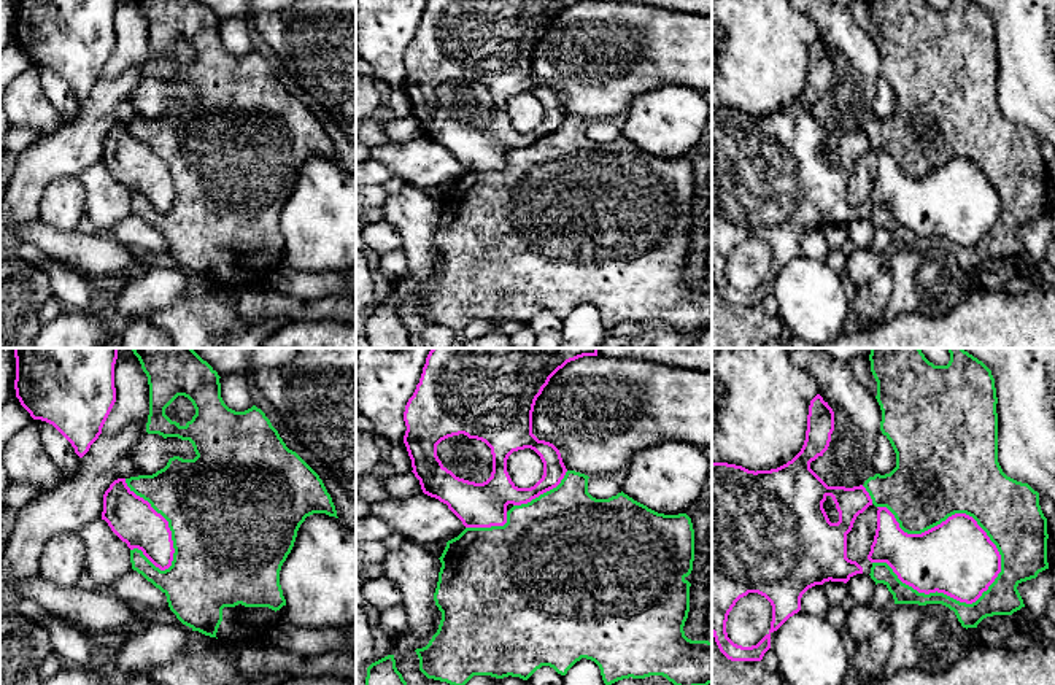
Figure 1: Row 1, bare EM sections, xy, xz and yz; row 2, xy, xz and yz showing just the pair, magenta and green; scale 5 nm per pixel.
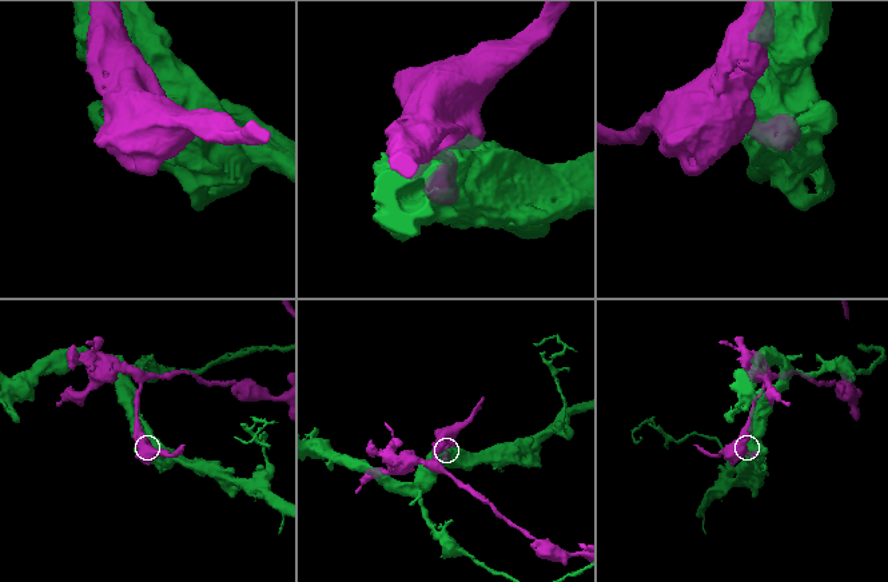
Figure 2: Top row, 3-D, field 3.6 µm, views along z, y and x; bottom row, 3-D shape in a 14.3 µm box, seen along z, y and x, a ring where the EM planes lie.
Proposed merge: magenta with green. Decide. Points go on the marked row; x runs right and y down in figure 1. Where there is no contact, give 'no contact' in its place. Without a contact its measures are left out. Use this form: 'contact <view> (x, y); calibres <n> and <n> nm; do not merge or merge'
contact yz (949, 517); calibres 380 and 480 nm; do not merge

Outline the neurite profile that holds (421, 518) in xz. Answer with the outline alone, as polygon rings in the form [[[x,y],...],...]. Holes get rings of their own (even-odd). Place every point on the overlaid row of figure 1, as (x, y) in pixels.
[[[424,493],[407,499],[388,499],[370,504],[370,515],[381,518],[392,532],[421,545],[448,542],[466,526],[446,504]]]

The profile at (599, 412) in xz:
[[[583,356],[559,369],[537,397],[532,434],[553,443],[567,470],[610,475],[631,458],[664,440],[712,447],[712,372],[642,359]]]

